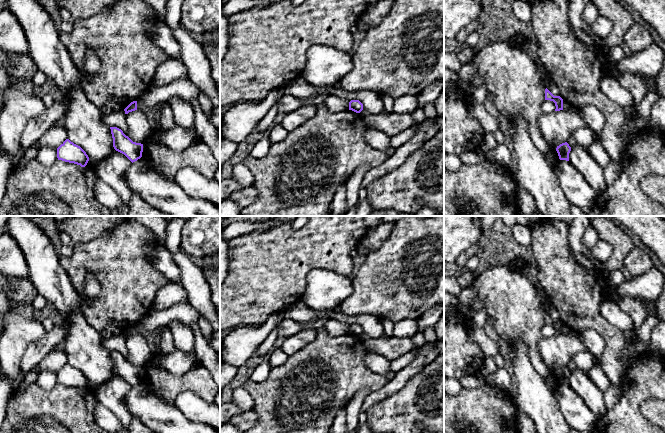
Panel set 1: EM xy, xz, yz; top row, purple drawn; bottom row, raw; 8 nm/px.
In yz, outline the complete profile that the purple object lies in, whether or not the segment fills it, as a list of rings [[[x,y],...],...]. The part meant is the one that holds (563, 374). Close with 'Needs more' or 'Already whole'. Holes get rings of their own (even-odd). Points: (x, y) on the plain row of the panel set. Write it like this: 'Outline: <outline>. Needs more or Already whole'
Outline: [[[567,366],[560,368],[557,370],[556,375],[558,377],[560,384],[569,385],[569,377],[571,375],[571,371]]]. Already whole

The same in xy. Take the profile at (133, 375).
Outline: [[[110,351],[113,362],[113,371],[124,378],[132,387],[142,381],[143,368],[133,366],[117,351]]]. Already whole

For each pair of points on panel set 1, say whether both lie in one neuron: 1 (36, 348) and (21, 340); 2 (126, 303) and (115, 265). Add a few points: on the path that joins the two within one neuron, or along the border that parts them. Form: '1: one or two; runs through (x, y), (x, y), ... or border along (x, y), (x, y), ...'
1: two; border along (46, 332), (27, 347), (22, 356), (20, 366)
2: one; runs through (126, 294), (122, 290), (122, 274)

